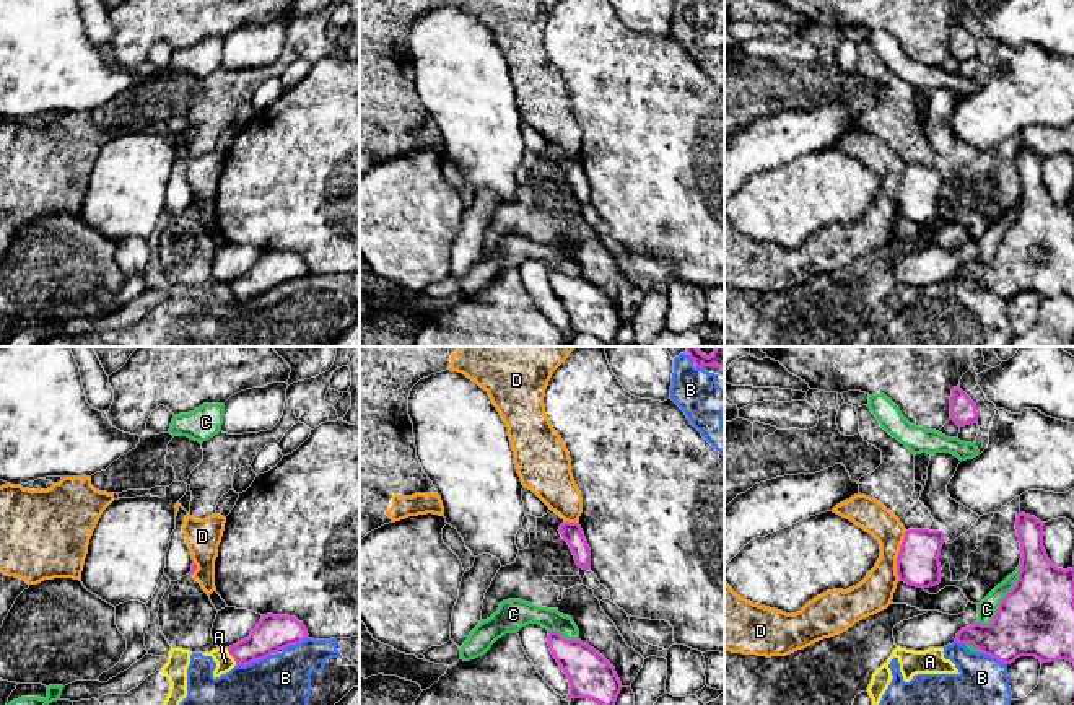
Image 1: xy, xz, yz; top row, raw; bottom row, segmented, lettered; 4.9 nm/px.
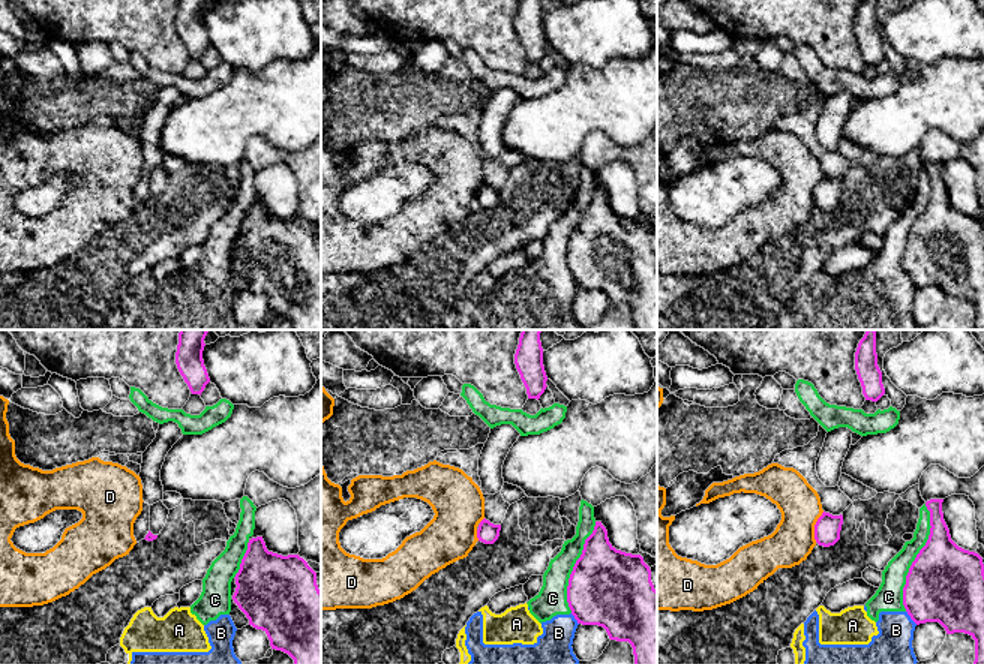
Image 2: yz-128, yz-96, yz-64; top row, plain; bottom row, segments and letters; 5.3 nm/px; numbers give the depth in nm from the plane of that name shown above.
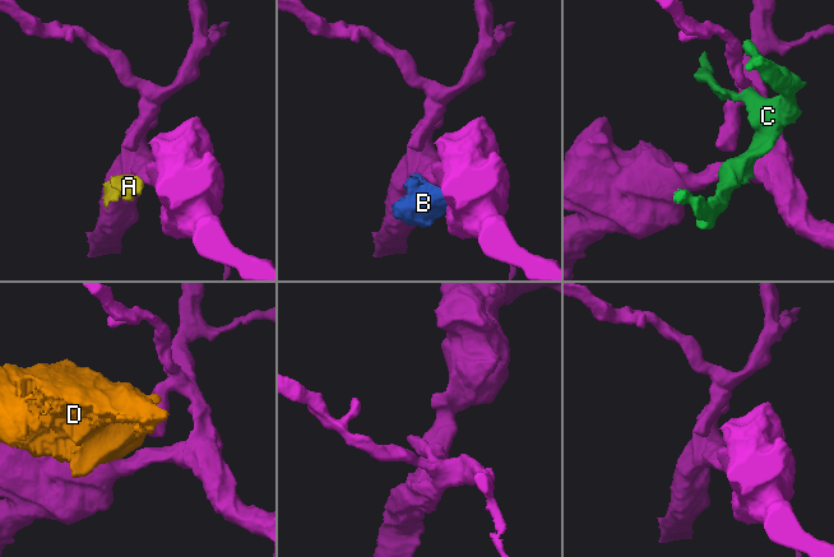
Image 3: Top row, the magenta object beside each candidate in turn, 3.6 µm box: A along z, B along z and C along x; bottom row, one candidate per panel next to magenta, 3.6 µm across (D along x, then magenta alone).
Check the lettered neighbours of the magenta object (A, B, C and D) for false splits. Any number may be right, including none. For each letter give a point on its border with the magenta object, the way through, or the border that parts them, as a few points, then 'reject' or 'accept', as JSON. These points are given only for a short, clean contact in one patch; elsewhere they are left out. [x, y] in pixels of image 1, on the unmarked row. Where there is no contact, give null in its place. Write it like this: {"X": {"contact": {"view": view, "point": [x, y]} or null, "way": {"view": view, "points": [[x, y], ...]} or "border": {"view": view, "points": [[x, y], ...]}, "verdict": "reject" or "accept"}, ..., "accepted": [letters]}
{"A": {"contact": {"view": "xy", "point": [231, 290]}, "border": {"view": "xy", "points": [[227, 284], [236, 298]]}, "verdict": "reject"}, "B": {"contact": {"view": "xy", "point": [253, 297]}, "verdict": "reject"}, "C": {"contact": {"view": "yz", "point": [1003, 235]}, "verdict": "reject"}, "D": {"contact": {"view": "yz", "point": [899, 191]}, "border": {"view": "yz", "points": [[907, 166], [897, 192], [897, 214]]}, "verdict": "reject"}, "accepted": []}

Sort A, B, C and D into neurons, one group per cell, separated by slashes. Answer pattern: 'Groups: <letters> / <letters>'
Groups: A B C / D

